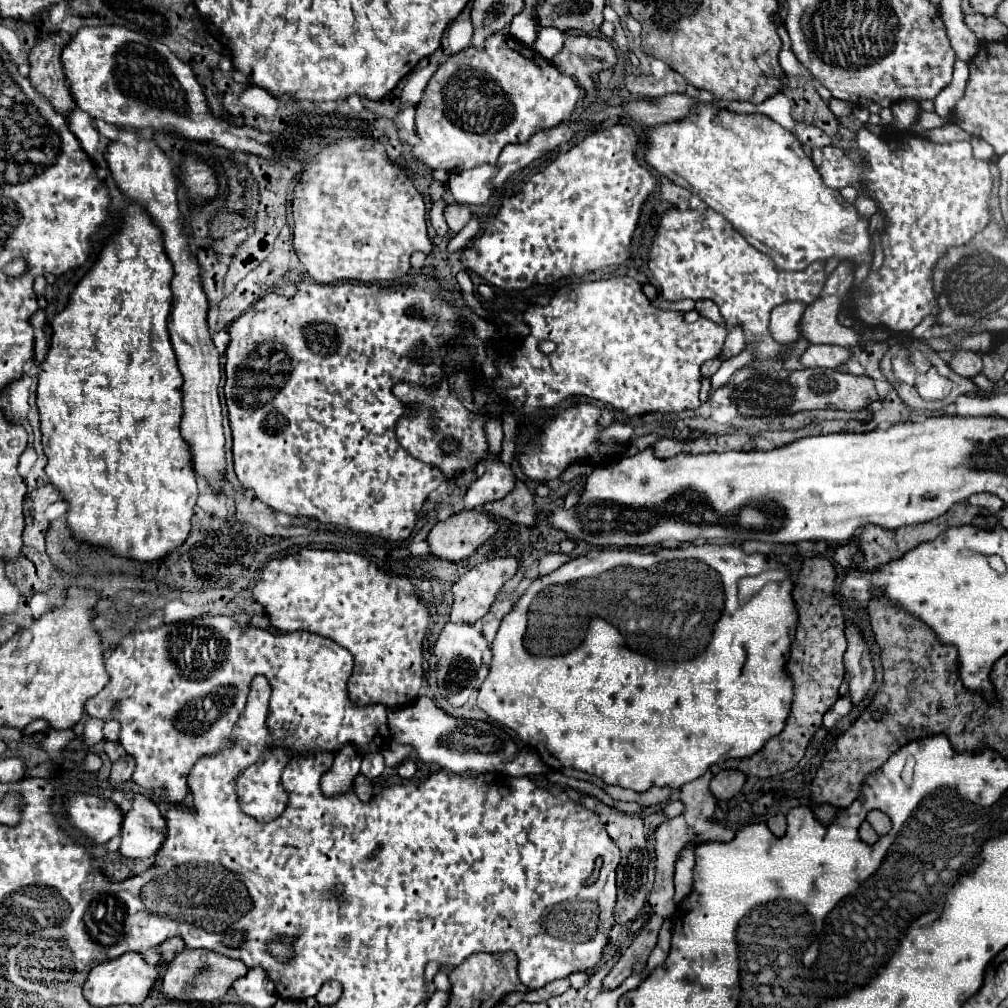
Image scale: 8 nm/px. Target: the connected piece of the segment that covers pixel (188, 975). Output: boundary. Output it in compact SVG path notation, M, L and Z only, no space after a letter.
M186 948L184 952L176 954L176 958L166 966L160 990L170 1000L178 1002L218 1002L232 988L232 984L246 972L248 968L242 966L242 962L238 960L230 960L218 952L204 950L204 962L202 962L202 950Z

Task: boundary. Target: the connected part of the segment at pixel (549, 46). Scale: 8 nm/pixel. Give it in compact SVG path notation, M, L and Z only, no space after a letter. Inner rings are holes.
M540 28L538 38L534 42L534 50L540 52L544 58L552 60L564 46L564 32L558 28Z

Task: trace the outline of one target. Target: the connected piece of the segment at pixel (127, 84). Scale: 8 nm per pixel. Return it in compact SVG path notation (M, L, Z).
M84 26L62 50L62 66L76 106L96 120L120 128L172 130L188 140L210 140L226 150L242 150L270 158L270 134L250 126L230 126L210 114L194 72L162 42L150 40L124 26Z

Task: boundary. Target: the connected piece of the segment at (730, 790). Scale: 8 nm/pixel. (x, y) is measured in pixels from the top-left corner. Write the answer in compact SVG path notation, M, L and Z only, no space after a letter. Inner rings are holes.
M722 770L712 778L710 790L718 800L730 800L742 790L744 784L746 784L746 774L744 772L740 772L740 770Z

